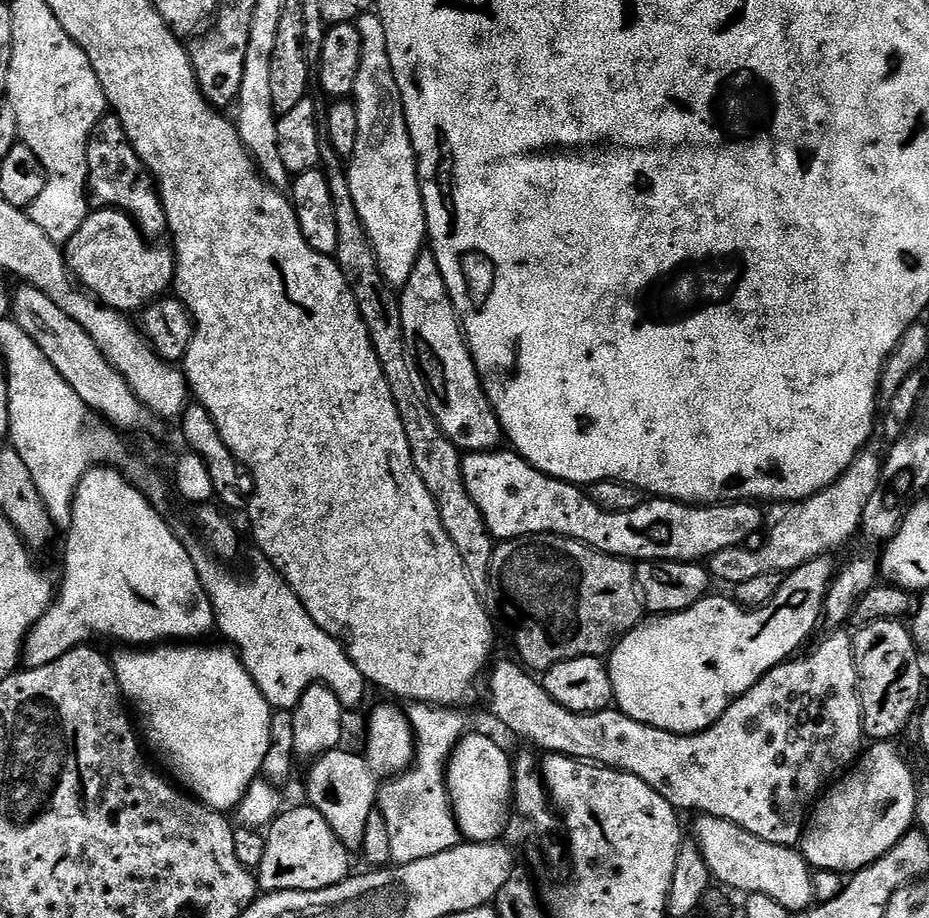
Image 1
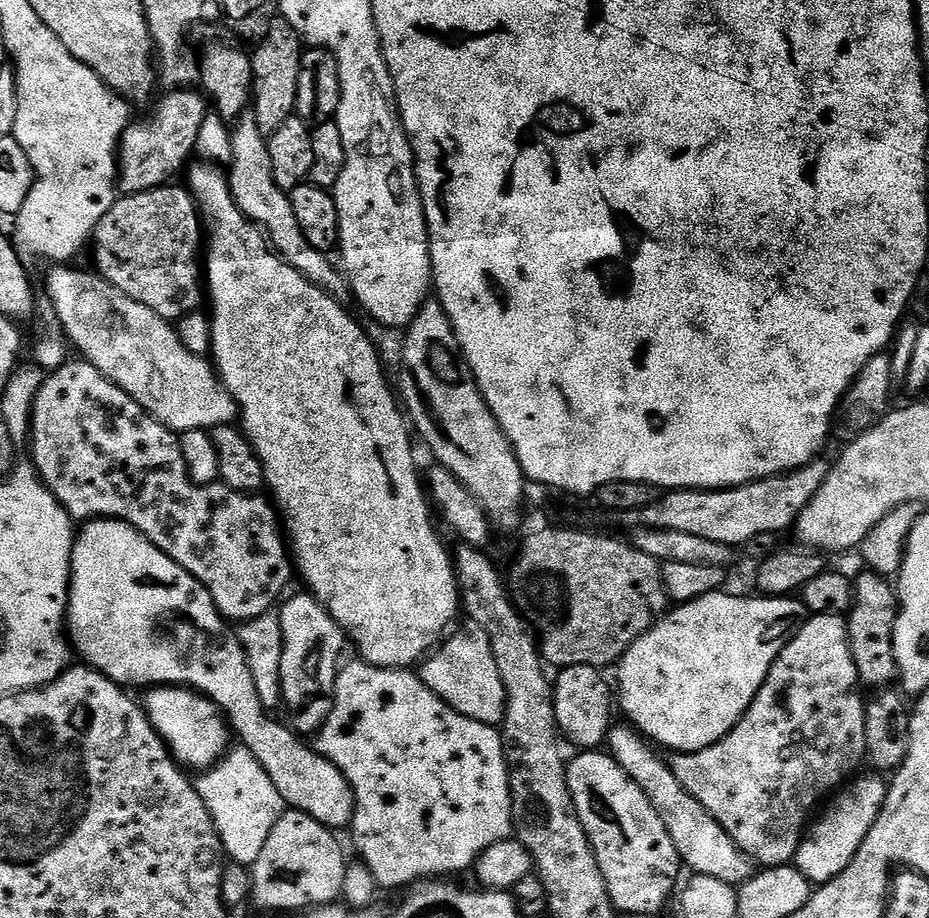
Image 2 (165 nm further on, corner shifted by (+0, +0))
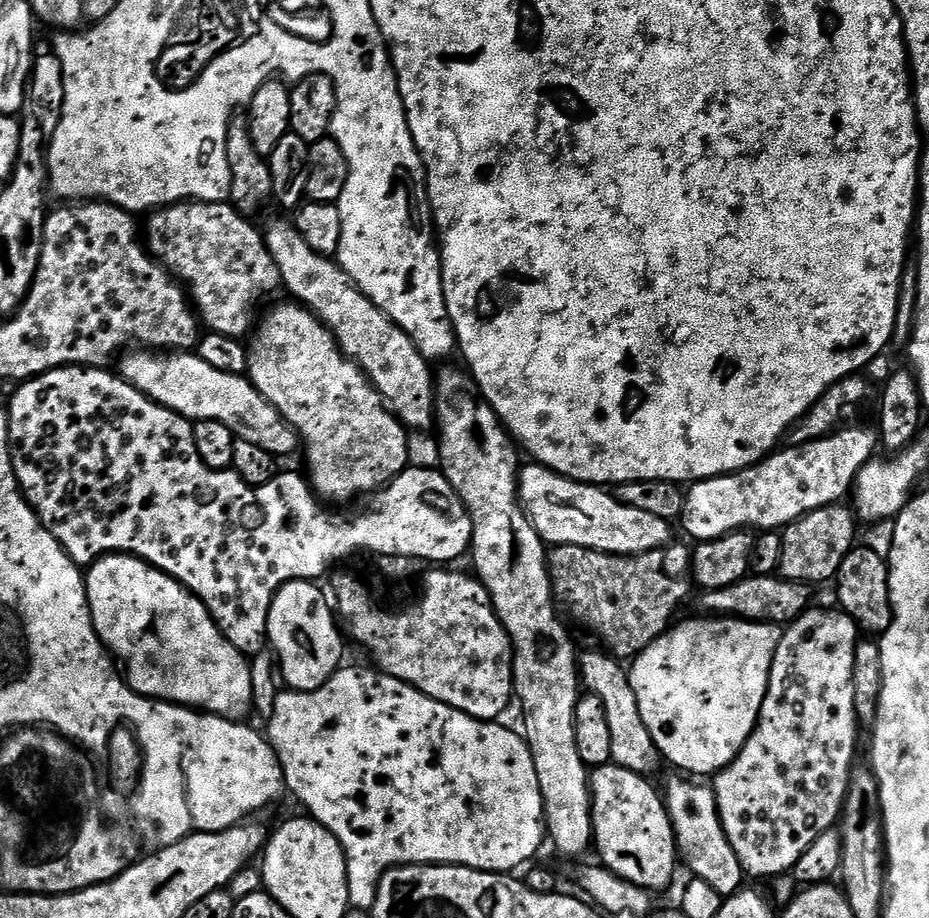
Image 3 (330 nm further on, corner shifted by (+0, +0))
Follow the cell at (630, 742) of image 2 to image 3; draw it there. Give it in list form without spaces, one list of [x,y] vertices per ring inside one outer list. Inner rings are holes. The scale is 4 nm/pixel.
[[[607,651],[588,652],[579,657],[578,671],[583,687],[591,695],[602,698],[602,710],[606,710],[606,723],[610,725],[611,763],[622,766],[631,772],[652,774],[658,761],[658,753],[650,738],[650,730],[646,730],[646,722],[642,722],[642,714],[638,714],[638,698],[634,698],[634,690],[628,681],[628,668],[617,657]]]

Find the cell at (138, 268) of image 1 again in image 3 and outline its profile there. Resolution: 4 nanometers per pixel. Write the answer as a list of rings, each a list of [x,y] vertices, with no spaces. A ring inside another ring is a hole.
[[[189,200],[183,204],[170,204],[151,213],[146,228],[146,247],[168,272],[186,289],[186,295],[208,332],[217,332],[235,340],[247,337],[258,320],[256,307],[275,288],[281,287],[280,271],[264,241],[263,231],[251,224],[245,213],[231,203],[204,204]]]

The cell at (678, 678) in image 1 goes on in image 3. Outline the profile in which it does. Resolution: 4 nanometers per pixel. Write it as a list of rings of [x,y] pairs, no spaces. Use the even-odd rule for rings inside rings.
[[[735,618],[700,619],[704,620],[684,620],[680,625],[677,623],[675,626],[669,627],[668,631],[662,633],[653,644],[641,650],[631,661],[628,668],[628,681],[634,690],[634,698],[638,698],[638,714],[642,714],[642,722],[646,722],[646,730],[650,730],[650,738],[654,742],[657,753],[663,759],[665,756],[676,767],[673,769],[679,770],[689,777],[704,778],[700,776],[708,776],[707,778],[712,778],[726,766],[730,766],[730,762],[734,762],[734,758],[740,753],[742,746],[746,746],[750,734],[756,729],[756,723],[762,710],[762,702],[766,698],[774,654],[780,645],[782,628],[779,624],[762,624],[758,620],[737,620]]]

